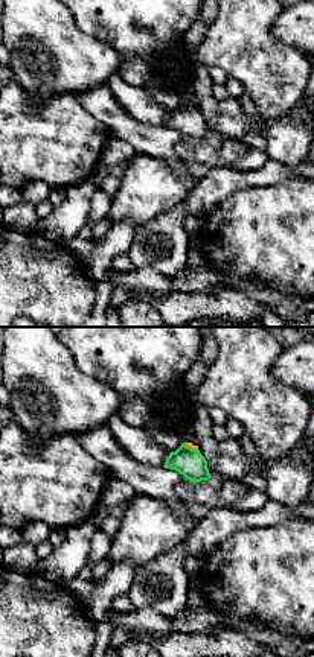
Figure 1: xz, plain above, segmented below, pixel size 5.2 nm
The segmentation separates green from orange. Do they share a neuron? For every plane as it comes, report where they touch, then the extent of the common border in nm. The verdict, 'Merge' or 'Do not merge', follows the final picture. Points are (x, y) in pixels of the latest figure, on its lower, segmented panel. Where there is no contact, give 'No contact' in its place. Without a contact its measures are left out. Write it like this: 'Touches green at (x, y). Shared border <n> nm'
Touches green at (191, 447). Shared border 90 nm

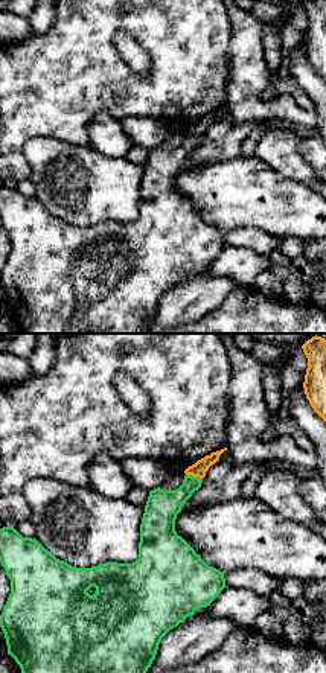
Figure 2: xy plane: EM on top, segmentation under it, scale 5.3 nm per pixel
Touches green at (194, 477). Shared border 90 nm

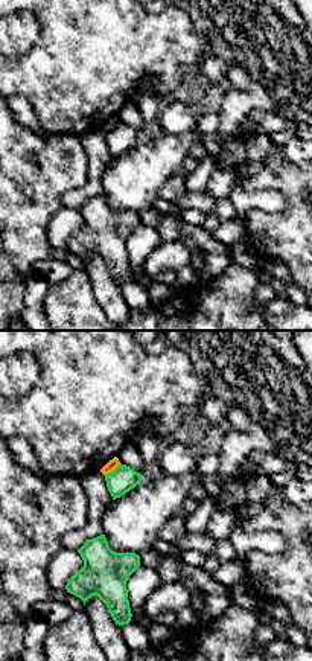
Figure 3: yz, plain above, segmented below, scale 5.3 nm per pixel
Touches green at (114, 469). Shared border 110 nm

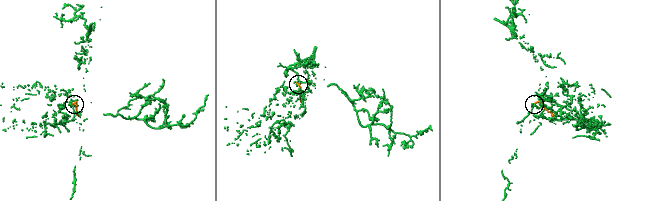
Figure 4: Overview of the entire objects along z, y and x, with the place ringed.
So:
Do not merge

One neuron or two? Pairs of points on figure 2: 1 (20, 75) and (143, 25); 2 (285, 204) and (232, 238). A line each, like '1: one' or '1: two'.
1: one
2: two

